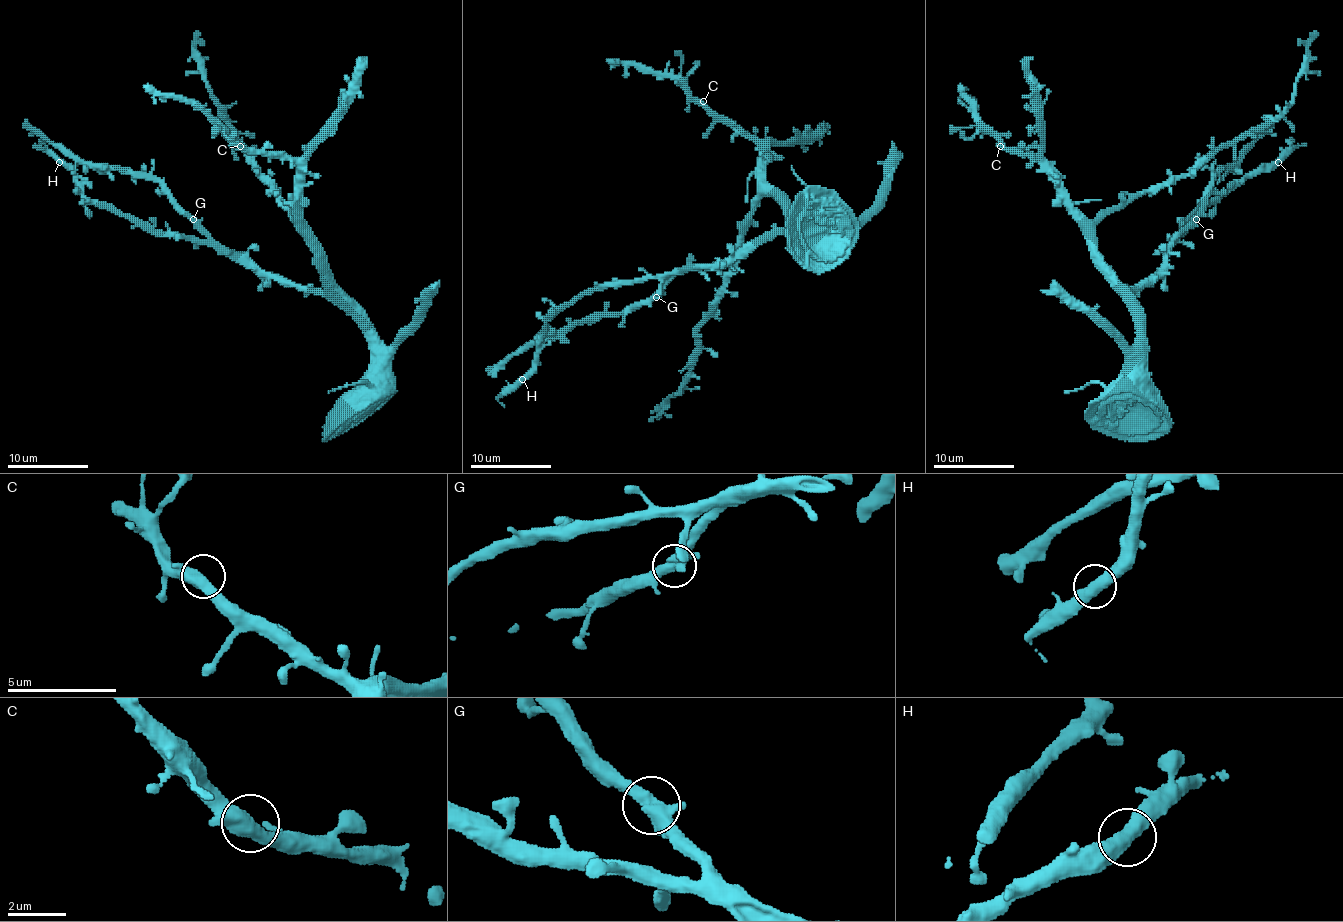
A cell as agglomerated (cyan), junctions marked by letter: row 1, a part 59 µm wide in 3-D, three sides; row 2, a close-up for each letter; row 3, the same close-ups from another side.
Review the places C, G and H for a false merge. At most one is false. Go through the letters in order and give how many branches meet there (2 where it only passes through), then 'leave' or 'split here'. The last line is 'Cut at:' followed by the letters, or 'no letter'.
C: 2 branches meet; leave
G: 2 branches meet; leave
H: 2 branches meet; leave
Cut at: no letter

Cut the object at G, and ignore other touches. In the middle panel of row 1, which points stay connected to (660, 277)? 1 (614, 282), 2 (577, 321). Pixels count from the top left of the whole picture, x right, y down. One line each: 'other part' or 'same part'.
1: same part
2: other part

